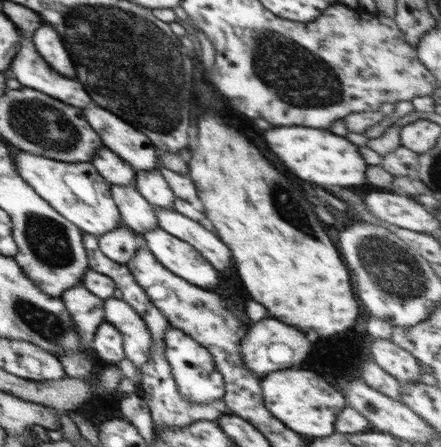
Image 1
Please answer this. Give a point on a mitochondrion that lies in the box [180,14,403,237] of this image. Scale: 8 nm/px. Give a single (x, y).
(285, 66)

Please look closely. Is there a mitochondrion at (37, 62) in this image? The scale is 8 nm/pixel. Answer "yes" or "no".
no

